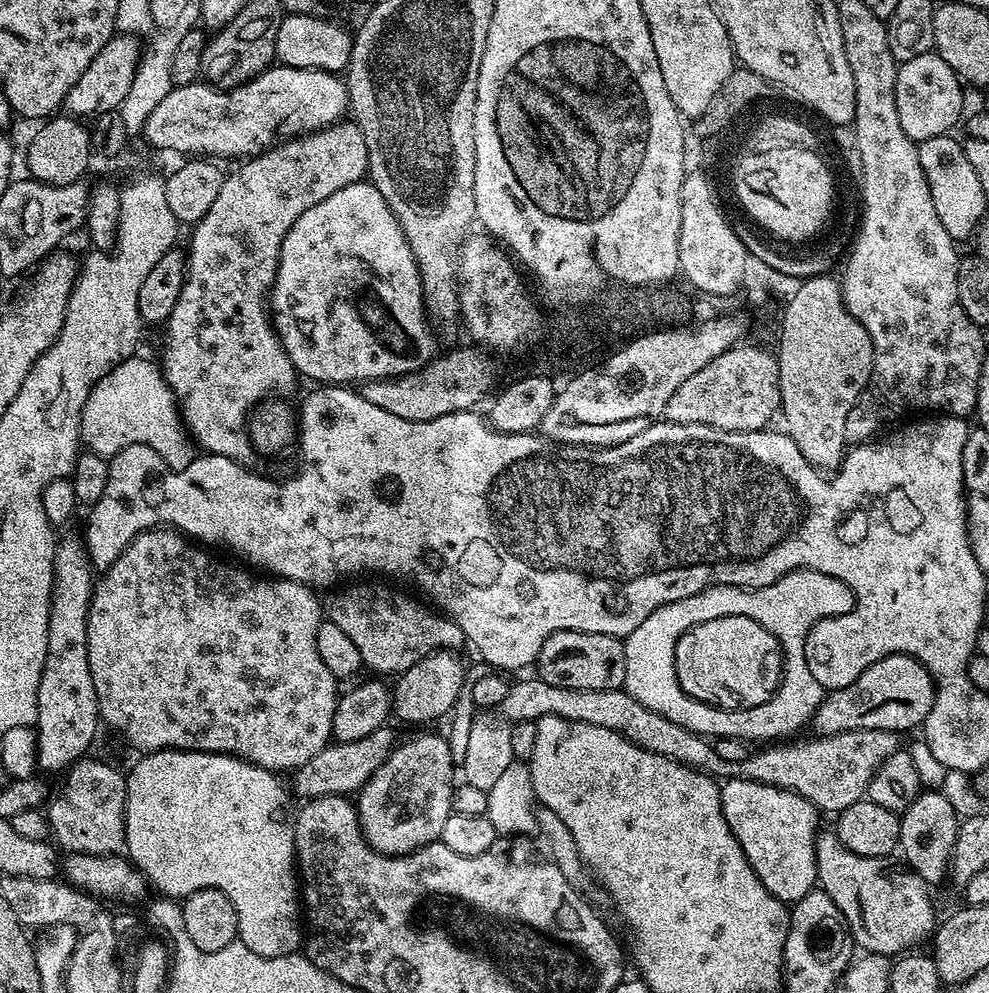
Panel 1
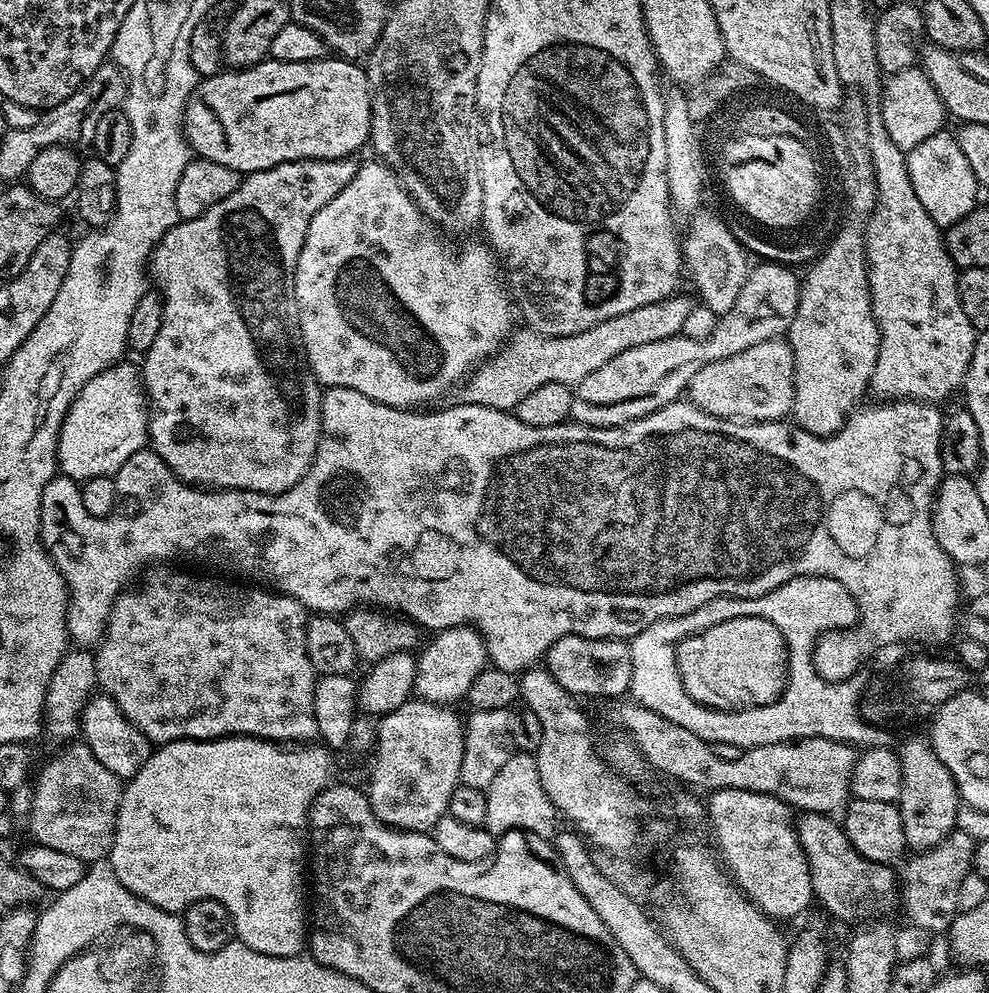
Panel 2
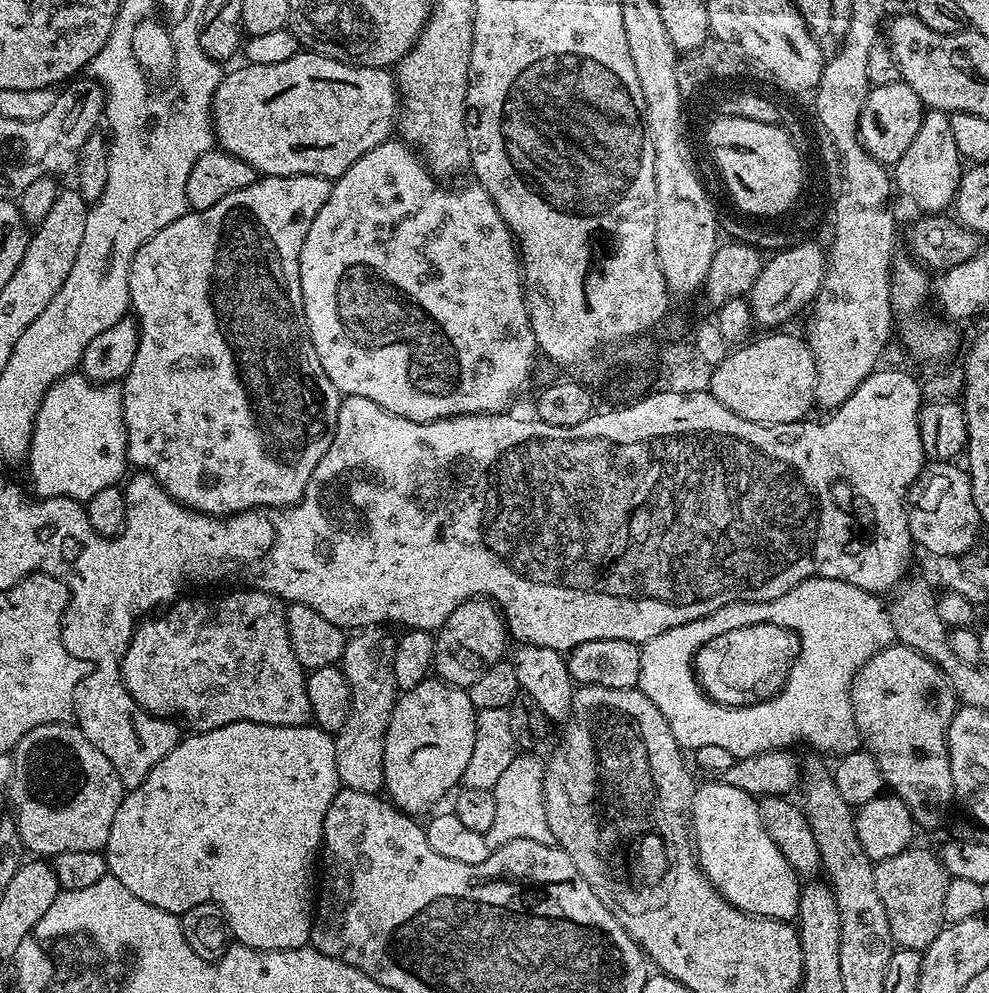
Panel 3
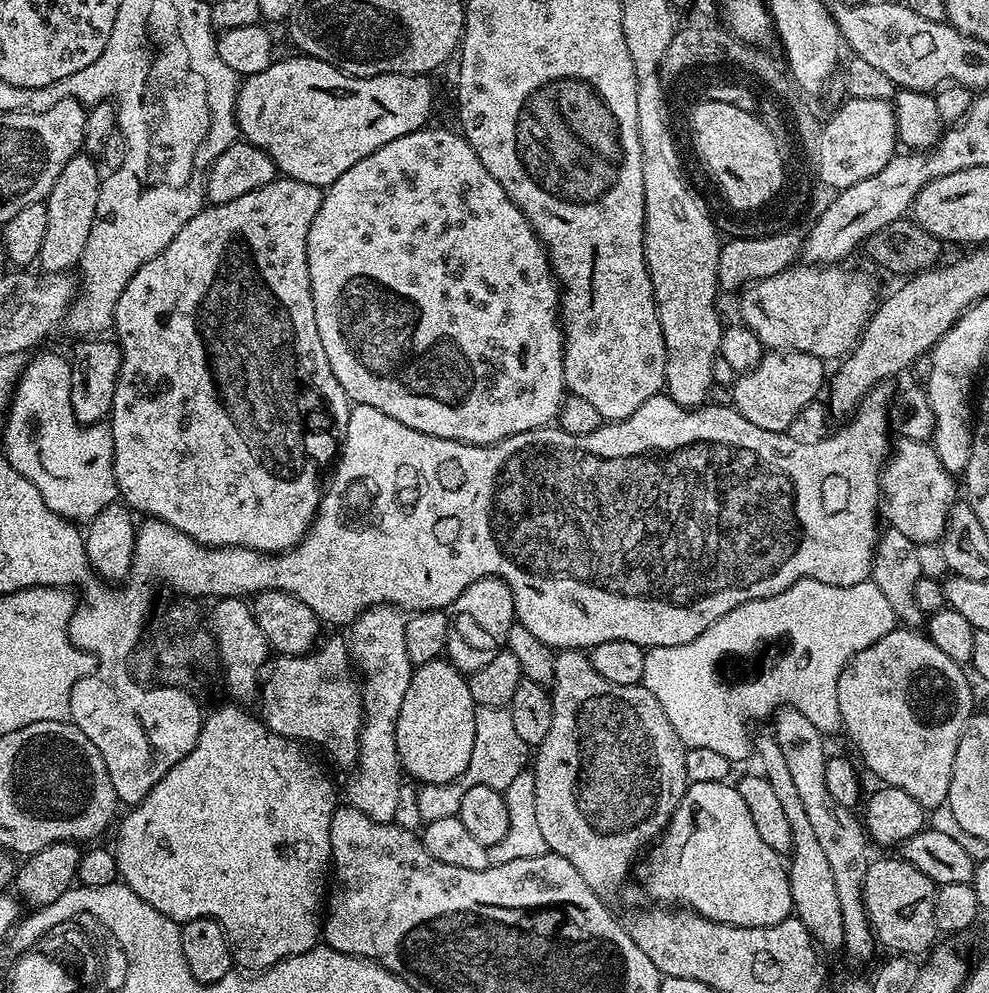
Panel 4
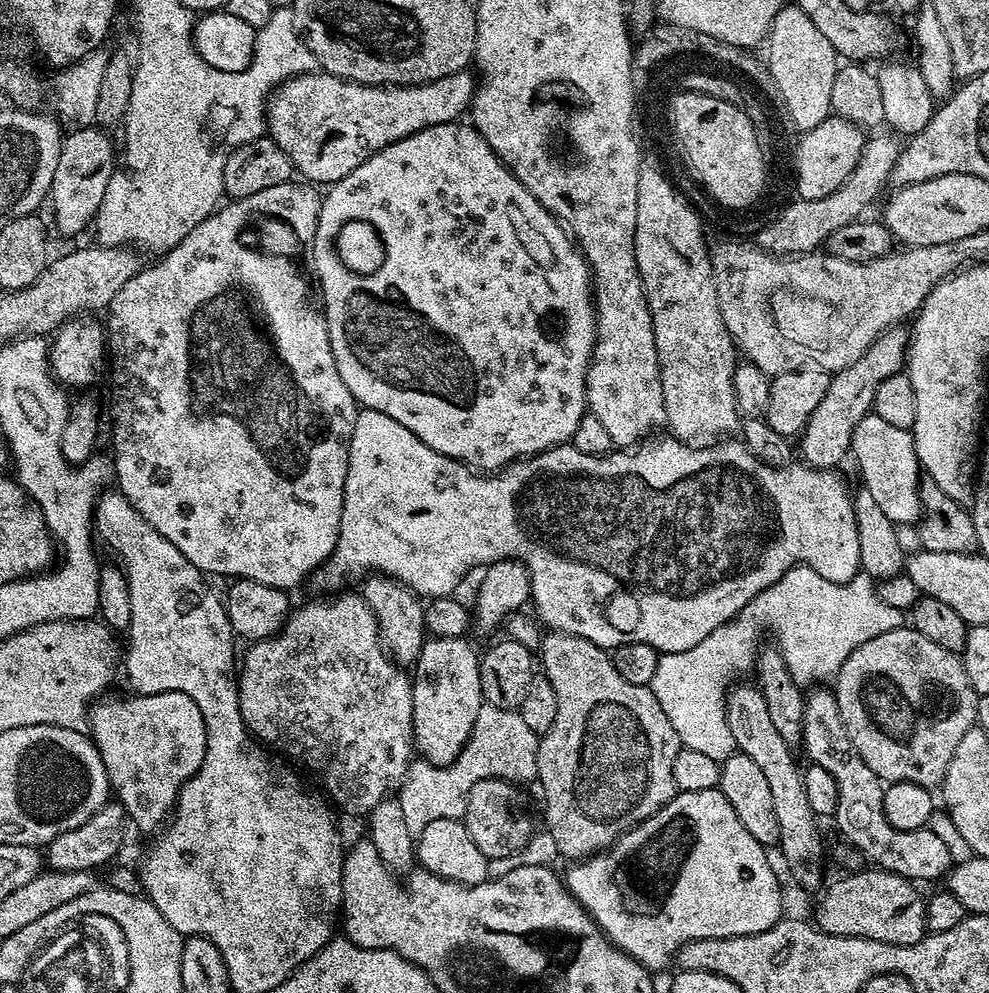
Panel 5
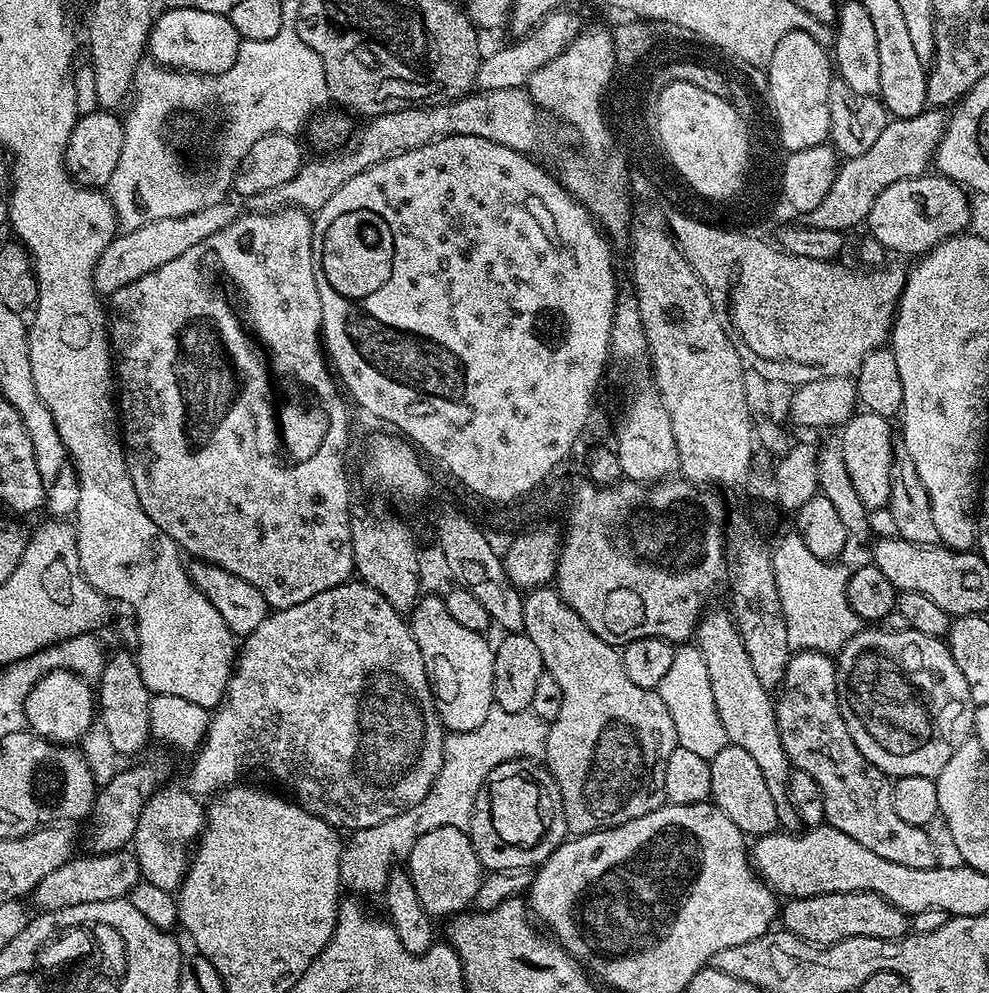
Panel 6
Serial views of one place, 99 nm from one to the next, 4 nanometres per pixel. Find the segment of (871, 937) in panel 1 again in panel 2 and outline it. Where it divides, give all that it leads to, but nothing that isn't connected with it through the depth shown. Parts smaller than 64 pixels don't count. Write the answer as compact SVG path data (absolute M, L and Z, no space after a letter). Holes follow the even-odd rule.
M800 812L794 820L796 837L810 870L815 903L820 903L830 915L837 916L840 920L852 920L859 912L866 911L867 900L873 900L884 908L897 903L897 869L862 858L862 854L858 854L854 846L850 846L843 827L837 821L835 824L832 819L831 815L822 812Z

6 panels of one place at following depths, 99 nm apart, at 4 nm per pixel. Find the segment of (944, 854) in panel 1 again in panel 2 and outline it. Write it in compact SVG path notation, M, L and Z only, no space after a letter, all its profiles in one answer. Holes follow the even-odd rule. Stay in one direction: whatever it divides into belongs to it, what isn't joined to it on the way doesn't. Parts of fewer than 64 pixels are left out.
M912 736L901 748L898 748L898 757L902 766L902 794L898 807L902 814L902 830L906 830L906 842L913 853L924 852L927 848L938 846L956 828L956 815L961 806L960 792L956 788L954 778L946 766L934 754L931 743L920 736Z

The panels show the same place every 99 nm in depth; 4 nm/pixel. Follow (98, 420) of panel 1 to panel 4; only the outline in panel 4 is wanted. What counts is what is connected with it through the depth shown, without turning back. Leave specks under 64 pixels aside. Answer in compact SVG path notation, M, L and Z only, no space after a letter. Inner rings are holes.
M37 351L36 357L24 365L24 373L16 384L12 405L8 408L8 418L3 421L4 448L2 455L42 494L46 506L59 516L73 522L87 522L96 517L106 506L117 503L118 489L114 478L114 438L107 423L79 424L70 406L70 382L72 365L56 352Z

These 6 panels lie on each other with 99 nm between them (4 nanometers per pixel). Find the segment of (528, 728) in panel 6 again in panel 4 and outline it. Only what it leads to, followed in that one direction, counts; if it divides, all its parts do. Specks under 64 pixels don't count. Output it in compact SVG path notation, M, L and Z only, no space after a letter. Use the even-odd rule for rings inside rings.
M477 707L474 750L470 754L470 766L450 784L420 784L416 792L416 812L424 822L459 816L460 796L466 794L470 786L490 786L505 790L529 764L530 745L522 742L508 709Z

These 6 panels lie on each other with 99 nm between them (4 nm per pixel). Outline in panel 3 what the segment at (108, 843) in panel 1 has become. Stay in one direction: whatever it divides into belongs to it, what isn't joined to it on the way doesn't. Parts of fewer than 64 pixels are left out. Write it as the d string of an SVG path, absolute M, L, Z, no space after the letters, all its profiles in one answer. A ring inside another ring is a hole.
M65 722L62 724L34 726L34 730L30 730L30 734L22 734L22 738L17 742L15 748L12 749L10 755L12 757L12 773L10 774L6 799L12 803L13 813L11 812L11 815L15 819L18 834L21 835L24 847L29 853L35 854L40 858L55 858L58 854L66 854L74 850L99 852L108 845L110 826L114 826L114 814L118 814L118 806L124 801L126 789L118 778L114 766L110 766L110 758L106 758L106 754L102 754L102 750L98 750L98 746L94 746L94 742L90 742L90 738L86 738L86 734L82 734L82 730L76 727L75 723Z

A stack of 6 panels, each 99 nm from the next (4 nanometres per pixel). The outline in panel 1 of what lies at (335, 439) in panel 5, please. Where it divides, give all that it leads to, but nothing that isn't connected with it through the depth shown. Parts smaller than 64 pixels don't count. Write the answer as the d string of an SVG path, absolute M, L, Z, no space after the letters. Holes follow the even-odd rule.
M337 122L329 128L285 141L285 144L279 143L258 156L245 159L241 163L244 165L225 177L214 205L191 231L182 294L164 326L165 347L160 369L176 396L187 435L197 449L239 462L248 462L254 456L249 435L243 432L250 411L267 398L286 397L284 395L290 393L298 381L297 370L276 335L270 315L270 293L276 281L281 244L306 210L339 189L356 184L368 170L366 142L355 122Z

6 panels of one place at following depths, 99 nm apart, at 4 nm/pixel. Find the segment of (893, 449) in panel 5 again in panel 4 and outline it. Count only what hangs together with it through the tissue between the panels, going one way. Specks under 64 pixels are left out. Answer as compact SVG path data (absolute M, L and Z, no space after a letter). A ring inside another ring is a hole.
M903 438L897 439L897 441L897 444L896 441L894 444L894 451L889 455L880 474L880 498L883 515L888 515L887 523L894 530L902 530L902 534L906 534L906 538L910 538L916 545L935 545L944 533L944 527L953 504L957 503L957 481L956 484L952 481L955 480L953 473L944 469L936 449L932 447L931 443Z

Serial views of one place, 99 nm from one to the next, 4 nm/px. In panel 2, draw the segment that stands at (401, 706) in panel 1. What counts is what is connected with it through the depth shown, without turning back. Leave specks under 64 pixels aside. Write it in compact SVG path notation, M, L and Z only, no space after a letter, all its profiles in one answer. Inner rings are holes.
M463 624L457 628L444 628L431 637L428 645L423 645L424 653L416 656L415 695L426 702L456 706L468 695L474 678L482 674L489 663L488 644L475 628Z

